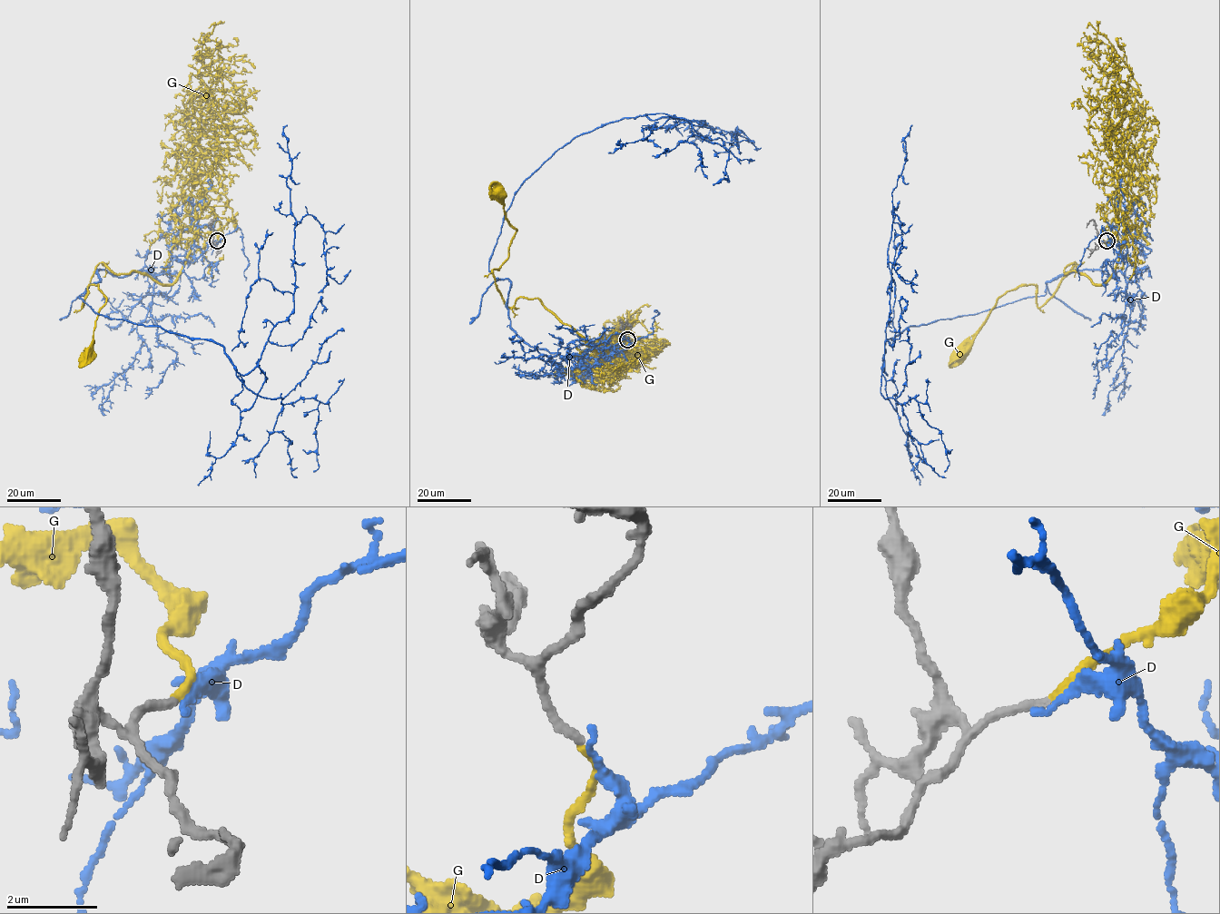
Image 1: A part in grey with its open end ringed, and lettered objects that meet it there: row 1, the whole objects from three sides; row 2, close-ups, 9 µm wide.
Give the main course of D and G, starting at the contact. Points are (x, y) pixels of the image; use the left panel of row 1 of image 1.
D: (218, 241), (79, 297), (246, 375), (293, 310), (298, 221), (328, 275), (350, 270)
G: (217, 241), (214, 212), (202, 207), (172, 283), (100, 262), (82, 306), (96, 284), (105, 299), (87, 355)

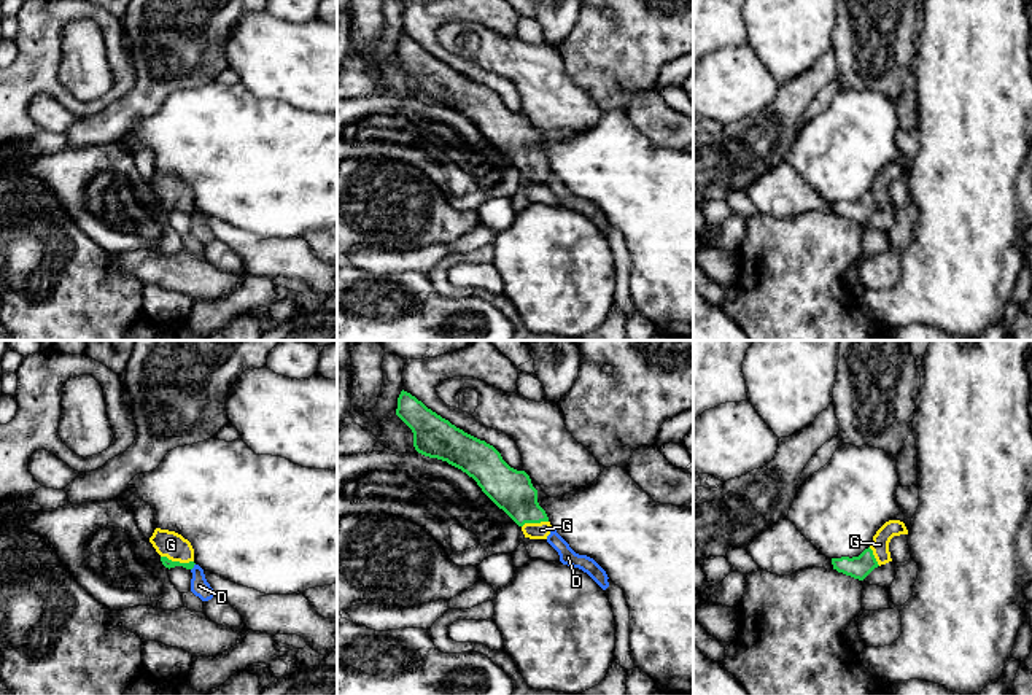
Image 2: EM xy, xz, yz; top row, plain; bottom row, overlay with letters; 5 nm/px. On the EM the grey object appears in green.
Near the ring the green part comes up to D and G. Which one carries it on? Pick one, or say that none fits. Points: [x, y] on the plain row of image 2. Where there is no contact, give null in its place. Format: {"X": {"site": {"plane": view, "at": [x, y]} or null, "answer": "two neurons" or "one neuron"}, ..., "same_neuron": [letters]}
{"D": {"site": {"plane": "xy", "at": [193, 210]}, "answer": "two neurons"}, "G": {"site": {"plane": "xy", "at": [177, 205]}, "answer": "one neuron"}, "same_neuron": ["G"]}

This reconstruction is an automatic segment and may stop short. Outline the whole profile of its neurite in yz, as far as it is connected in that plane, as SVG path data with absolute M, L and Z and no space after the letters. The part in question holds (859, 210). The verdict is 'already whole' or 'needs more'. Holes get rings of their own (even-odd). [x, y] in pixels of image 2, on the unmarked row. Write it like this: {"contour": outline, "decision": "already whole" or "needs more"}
{"contour": "M900 164L886 165L873 180L871 189L859 200L832 202L833 213L863 224L875 212L892 205L889 186L894 180L908 178L908 173Z", "decision": "needs more"}

